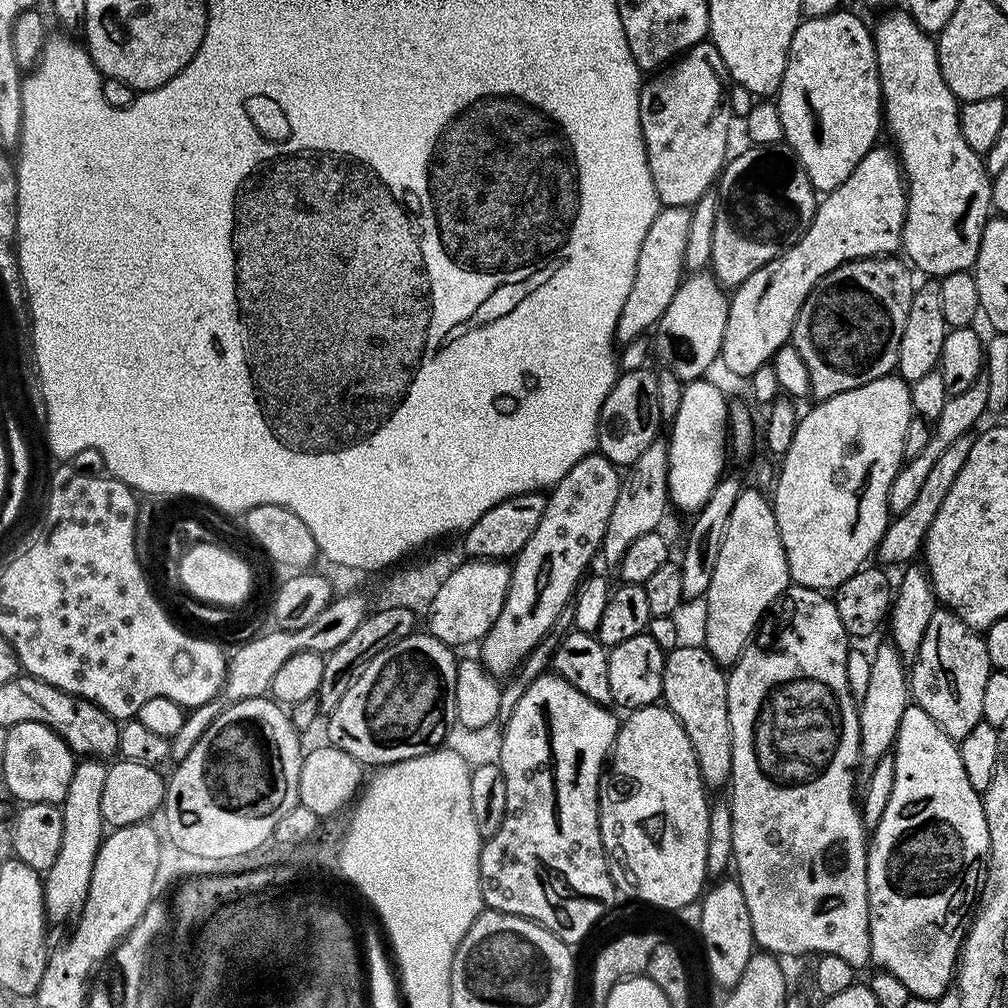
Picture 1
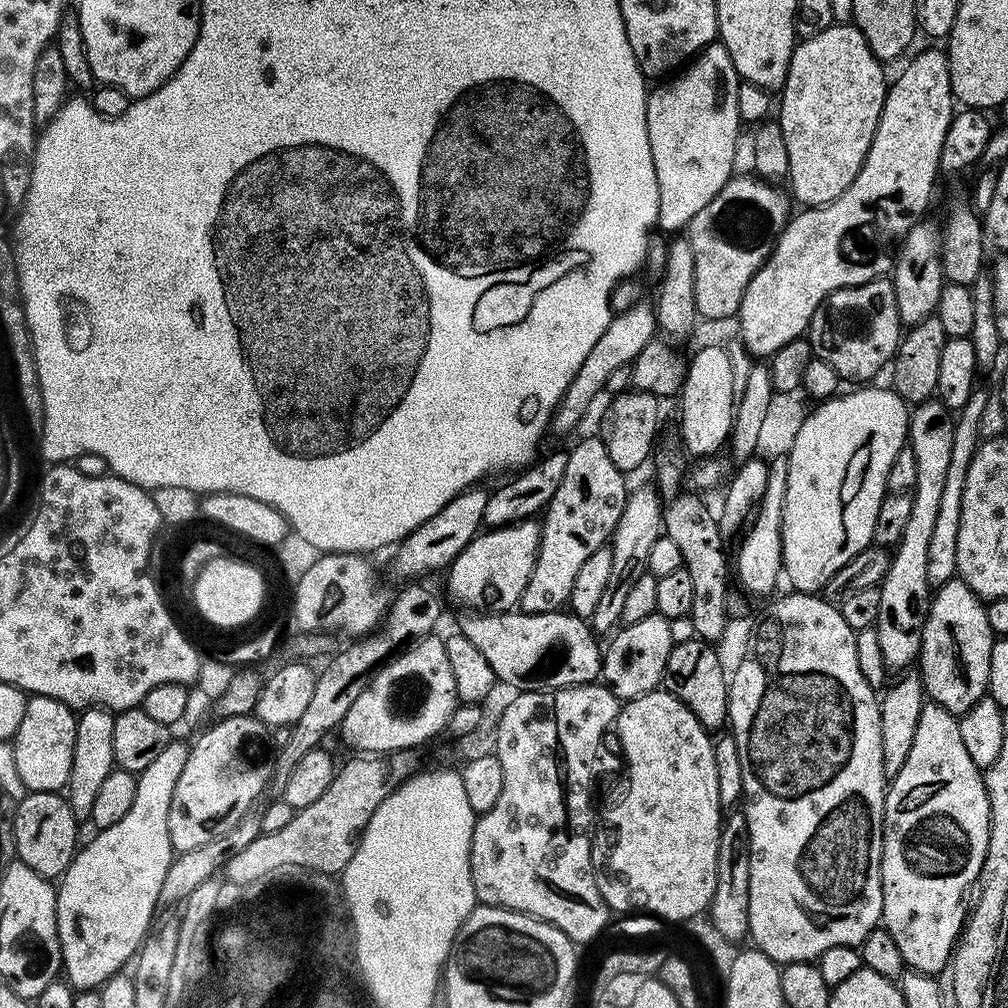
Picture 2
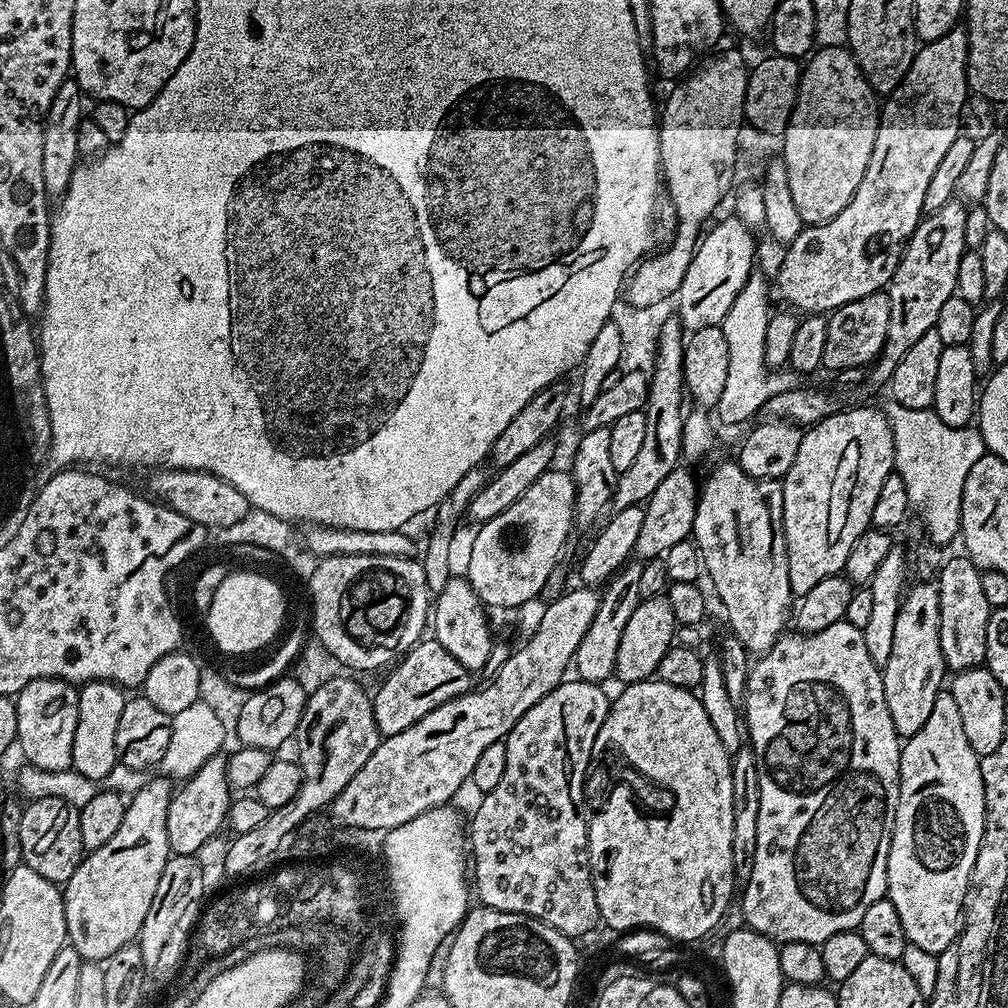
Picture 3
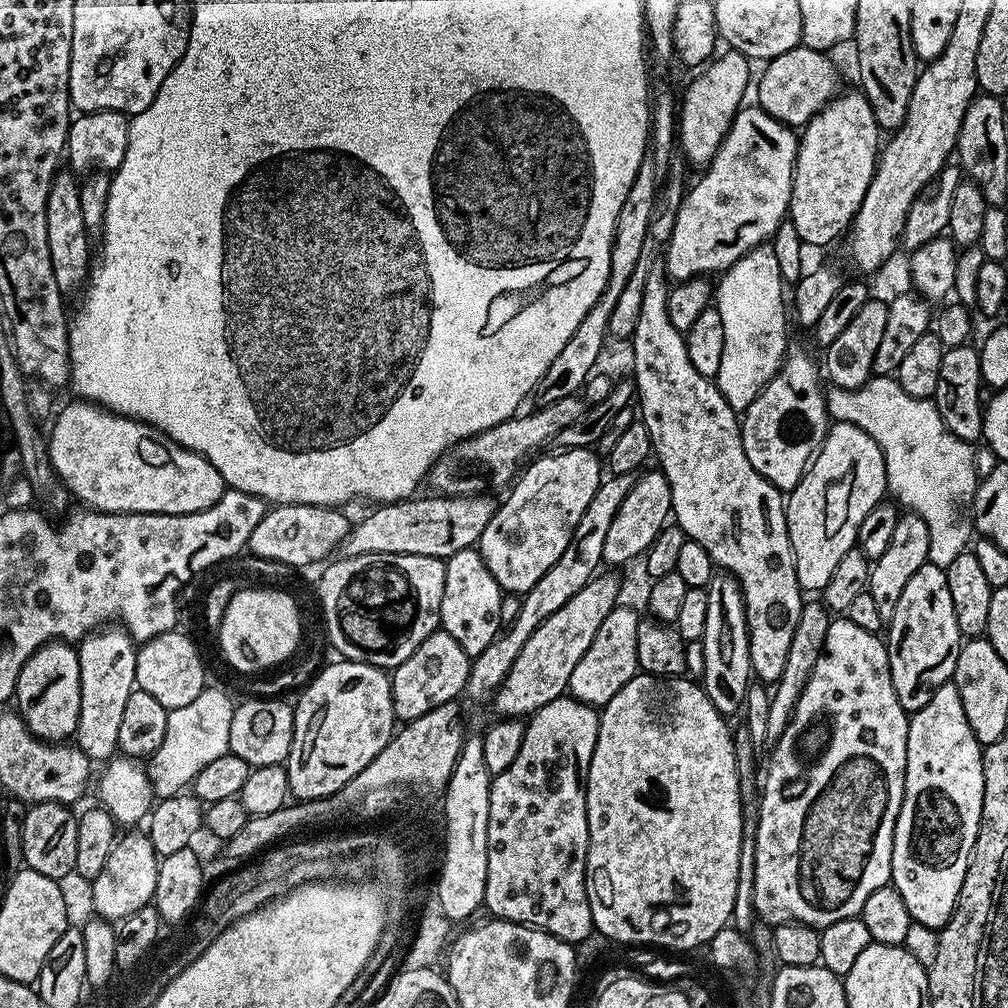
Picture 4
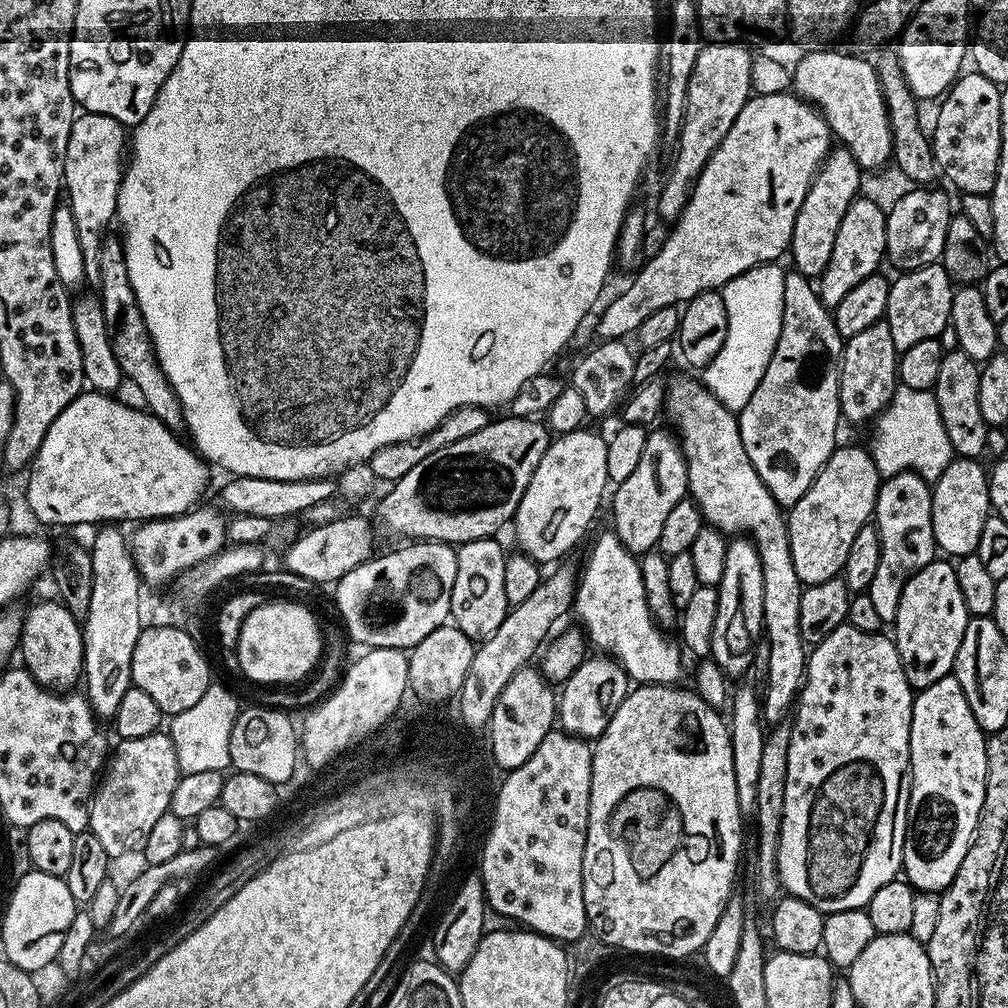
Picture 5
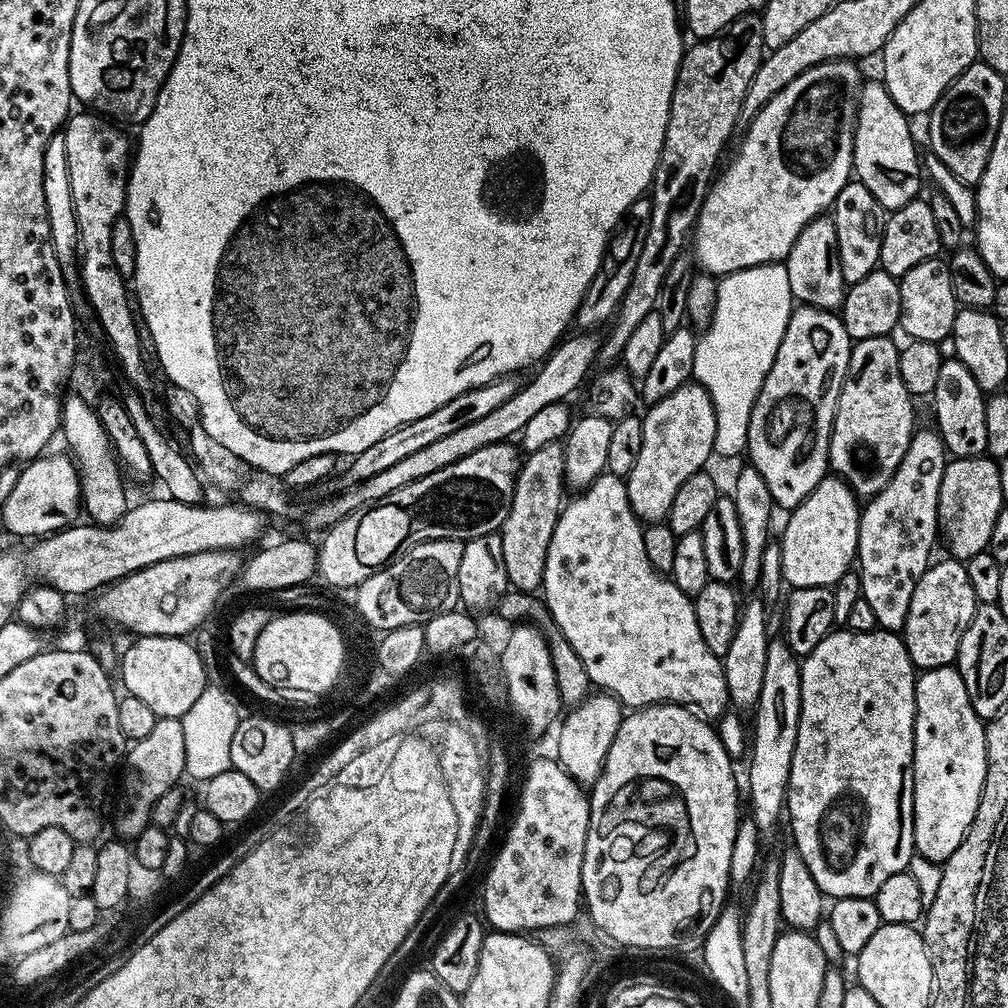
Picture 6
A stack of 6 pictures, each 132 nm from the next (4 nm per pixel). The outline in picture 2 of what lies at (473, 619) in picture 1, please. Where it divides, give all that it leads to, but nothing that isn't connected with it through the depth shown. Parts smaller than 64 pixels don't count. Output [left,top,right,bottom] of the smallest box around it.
[448,519,540,613]

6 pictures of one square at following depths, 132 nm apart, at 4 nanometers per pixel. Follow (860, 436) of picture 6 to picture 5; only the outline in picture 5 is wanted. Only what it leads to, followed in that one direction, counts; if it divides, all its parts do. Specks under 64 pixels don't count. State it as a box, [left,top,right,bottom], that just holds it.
[840,320,898,423]

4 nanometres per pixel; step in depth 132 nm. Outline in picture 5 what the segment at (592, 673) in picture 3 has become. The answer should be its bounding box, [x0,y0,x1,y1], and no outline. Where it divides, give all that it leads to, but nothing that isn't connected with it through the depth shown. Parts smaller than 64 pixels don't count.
[558,654,630,738]

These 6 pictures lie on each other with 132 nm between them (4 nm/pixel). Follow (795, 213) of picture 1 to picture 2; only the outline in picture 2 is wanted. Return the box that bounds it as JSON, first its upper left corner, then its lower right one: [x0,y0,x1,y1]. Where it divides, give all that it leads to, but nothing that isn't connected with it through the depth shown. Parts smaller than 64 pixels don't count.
[694,175,790,320]

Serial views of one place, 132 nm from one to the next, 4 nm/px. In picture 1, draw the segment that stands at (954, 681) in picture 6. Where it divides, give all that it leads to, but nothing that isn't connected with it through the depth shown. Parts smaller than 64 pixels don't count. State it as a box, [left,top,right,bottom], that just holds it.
[866,702,990,1001]

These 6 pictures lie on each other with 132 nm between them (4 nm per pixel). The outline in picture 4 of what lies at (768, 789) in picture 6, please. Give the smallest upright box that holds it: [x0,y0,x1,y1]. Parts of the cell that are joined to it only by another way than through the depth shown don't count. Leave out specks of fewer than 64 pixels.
[630,262,806,686]

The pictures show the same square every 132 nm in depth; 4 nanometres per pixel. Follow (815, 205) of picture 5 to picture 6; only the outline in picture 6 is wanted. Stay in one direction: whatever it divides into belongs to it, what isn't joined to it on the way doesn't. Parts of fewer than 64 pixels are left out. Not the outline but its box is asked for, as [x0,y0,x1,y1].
[783,215,846,310]

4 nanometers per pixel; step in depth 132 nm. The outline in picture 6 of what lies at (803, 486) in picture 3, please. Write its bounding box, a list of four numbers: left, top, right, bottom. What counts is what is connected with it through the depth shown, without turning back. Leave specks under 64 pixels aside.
[778,474,861,588]

